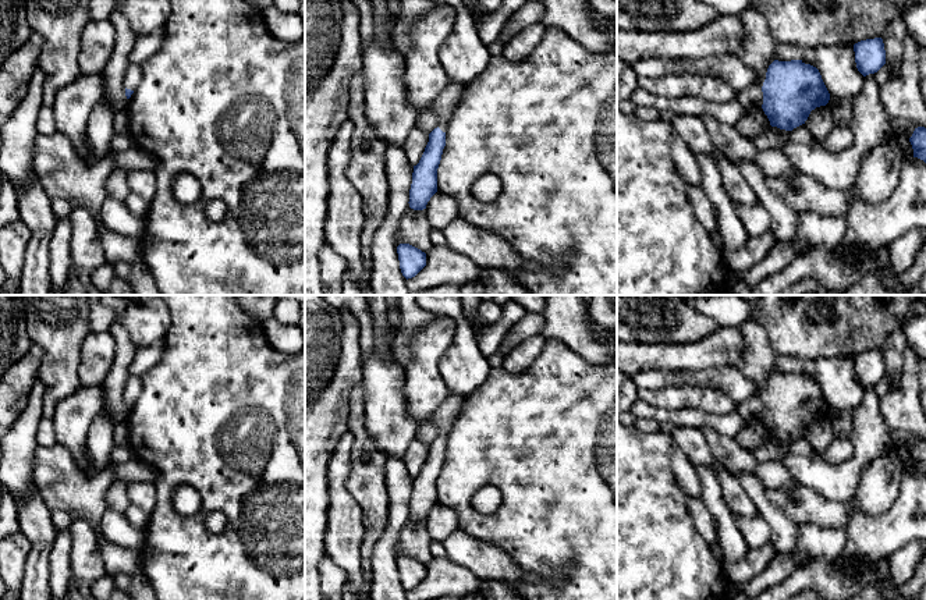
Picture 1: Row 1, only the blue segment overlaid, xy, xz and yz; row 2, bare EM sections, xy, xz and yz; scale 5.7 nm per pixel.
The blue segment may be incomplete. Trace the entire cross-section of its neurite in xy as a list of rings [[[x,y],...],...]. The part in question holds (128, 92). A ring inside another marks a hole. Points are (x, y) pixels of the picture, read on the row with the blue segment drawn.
[[[130,63],[125,70],[124,86],[125,86],[125,96],[127,99],[131,97],[134,89],[138,86],[142,78],[141,67],[135,63]]]

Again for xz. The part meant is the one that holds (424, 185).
[[[450,82],[426,107],[437,114],[439,127],[429,134],[425,152],[419,163],[414,166],[408,202],[414,210],[426,209],[427,202],[437,192],[437,168],[446,146],[446,131],[465,89],[466,84]]]

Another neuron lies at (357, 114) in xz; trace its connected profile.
[[[359,71],[350,85],[348,118],[354,123],[351,159],[347,177],[362,199],[362,253],[368,267],[370,242],[387,213],[389,180],[386,173],[387,145],[376,136],[365,114],[366,81]]]

